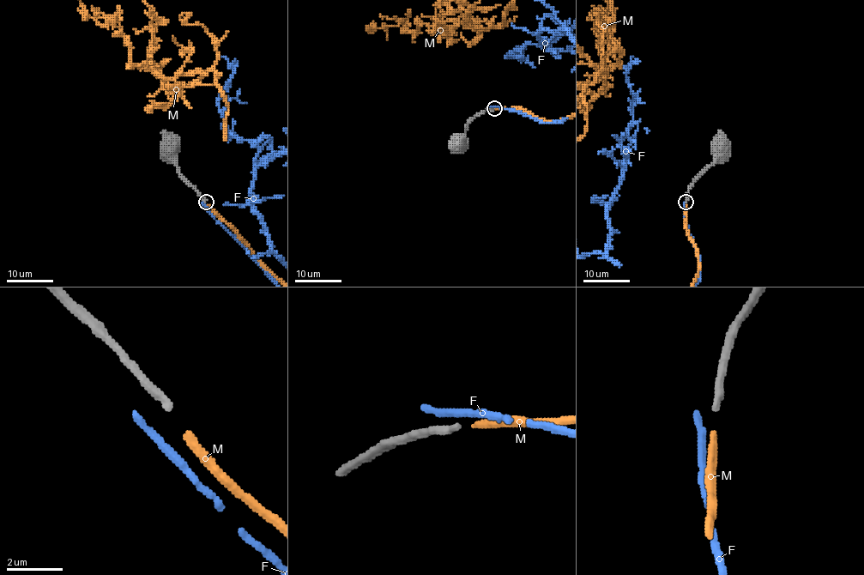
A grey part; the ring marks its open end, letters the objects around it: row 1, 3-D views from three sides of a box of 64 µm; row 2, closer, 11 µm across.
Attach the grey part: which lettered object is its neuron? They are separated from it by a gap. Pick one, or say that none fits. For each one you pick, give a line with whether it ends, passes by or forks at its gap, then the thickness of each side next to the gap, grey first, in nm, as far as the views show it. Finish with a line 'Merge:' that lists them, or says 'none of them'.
M: It ends there. Thickness 280 nm (grey) against 280 nm
Merge: M

